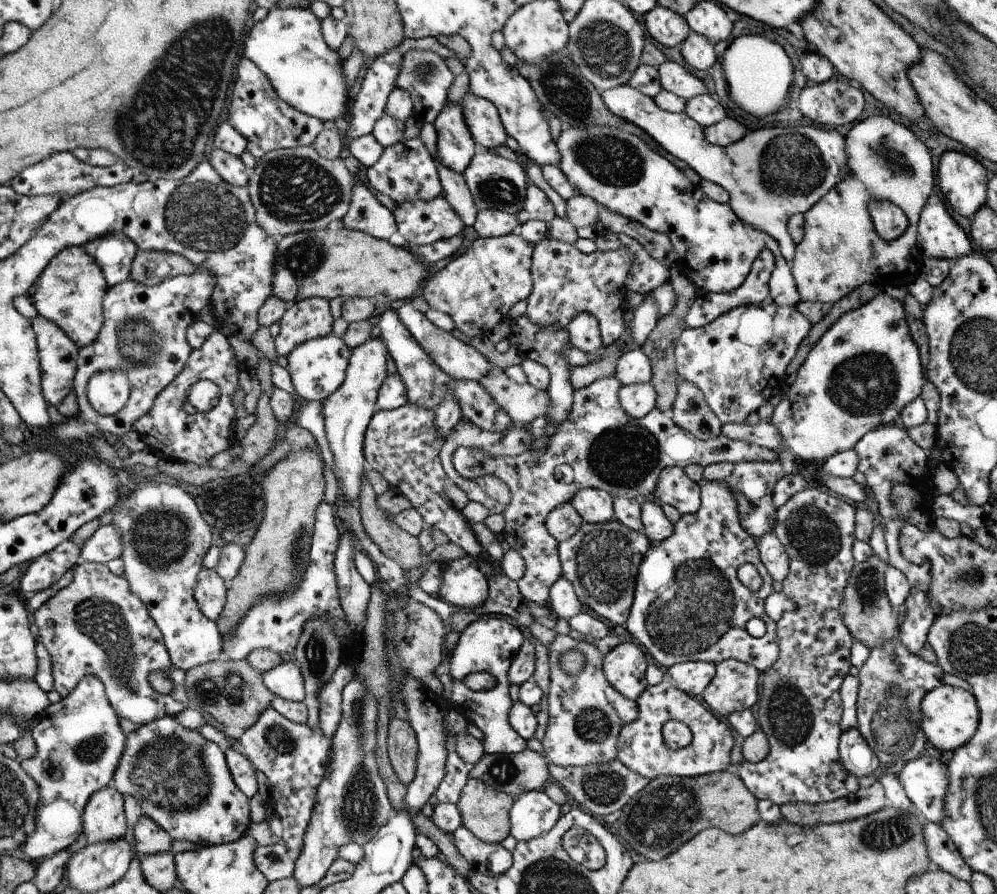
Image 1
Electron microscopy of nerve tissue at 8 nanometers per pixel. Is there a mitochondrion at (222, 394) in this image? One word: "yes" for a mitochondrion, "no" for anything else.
no

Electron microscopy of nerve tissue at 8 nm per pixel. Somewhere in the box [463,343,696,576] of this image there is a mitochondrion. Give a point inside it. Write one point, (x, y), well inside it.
(623, 455)

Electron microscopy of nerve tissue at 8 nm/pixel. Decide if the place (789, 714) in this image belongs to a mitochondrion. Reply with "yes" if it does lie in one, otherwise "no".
yes

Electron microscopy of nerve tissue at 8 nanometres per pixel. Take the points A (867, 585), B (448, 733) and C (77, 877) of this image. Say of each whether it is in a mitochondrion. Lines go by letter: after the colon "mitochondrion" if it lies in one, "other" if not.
A: mitochondrion
B: other
C: other

